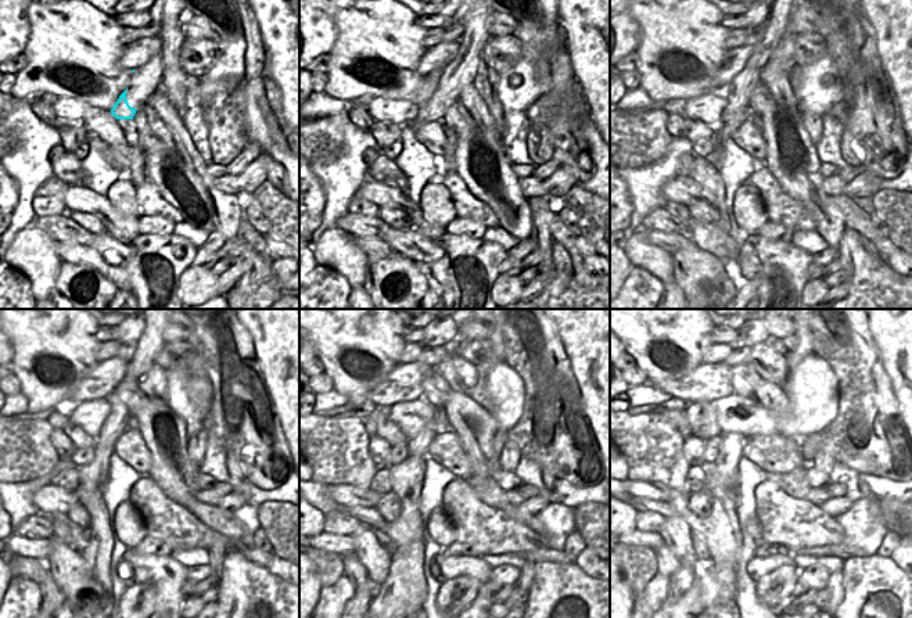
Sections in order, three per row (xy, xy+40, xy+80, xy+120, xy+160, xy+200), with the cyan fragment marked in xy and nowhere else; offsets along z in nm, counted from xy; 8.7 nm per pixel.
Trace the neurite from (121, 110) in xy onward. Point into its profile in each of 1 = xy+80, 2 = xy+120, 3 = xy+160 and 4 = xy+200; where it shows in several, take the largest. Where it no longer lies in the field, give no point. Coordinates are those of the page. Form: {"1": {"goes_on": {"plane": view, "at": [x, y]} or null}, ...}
{"1": {"goes_on": {"plane": "xy+80", "at": [738, 110]}}, "2": {"goes_on": {"plane": "xy+120", "at": [93, 475]}}, "3": {"goes_on": {"plane": "xy+160", "at": [406, 478]}}, "4": {"goes_on": {"plane": "xy+200", "at": [721, 475]}}}

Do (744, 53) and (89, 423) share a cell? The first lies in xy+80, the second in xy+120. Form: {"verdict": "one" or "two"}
{"verdict": "two"}

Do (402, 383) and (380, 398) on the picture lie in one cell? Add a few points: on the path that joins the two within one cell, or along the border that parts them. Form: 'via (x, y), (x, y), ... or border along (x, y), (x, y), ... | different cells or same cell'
via (397, 387), (386, 394) | same cell

